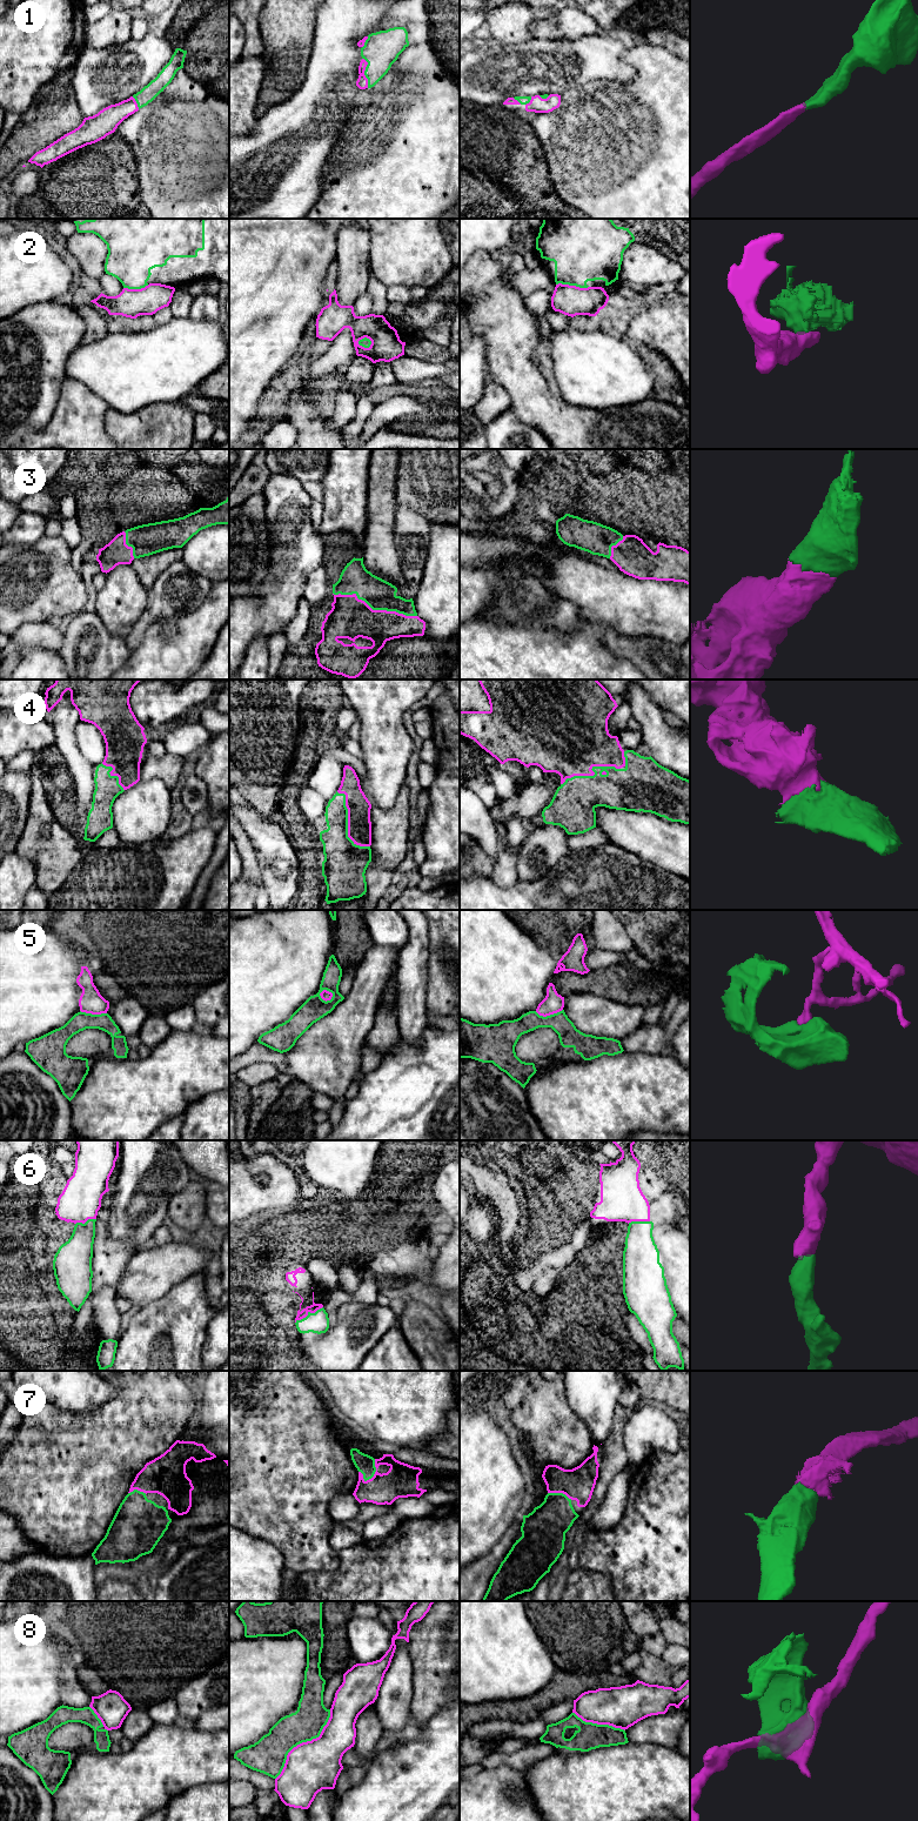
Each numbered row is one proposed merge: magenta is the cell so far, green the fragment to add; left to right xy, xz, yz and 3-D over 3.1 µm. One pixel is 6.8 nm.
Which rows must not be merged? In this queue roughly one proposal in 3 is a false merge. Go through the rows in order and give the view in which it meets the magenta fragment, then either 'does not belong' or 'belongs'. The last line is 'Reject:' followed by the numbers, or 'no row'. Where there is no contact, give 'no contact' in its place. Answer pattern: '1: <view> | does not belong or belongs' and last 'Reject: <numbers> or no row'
1: xz | belongs
2: yz | does not belong
3: xz | belongs
4: xz | belongs
5: xz | does not belong
6: xz | belongs
7: xz | belongs
8: xz | does not belong
Reject: 2, 5, 8

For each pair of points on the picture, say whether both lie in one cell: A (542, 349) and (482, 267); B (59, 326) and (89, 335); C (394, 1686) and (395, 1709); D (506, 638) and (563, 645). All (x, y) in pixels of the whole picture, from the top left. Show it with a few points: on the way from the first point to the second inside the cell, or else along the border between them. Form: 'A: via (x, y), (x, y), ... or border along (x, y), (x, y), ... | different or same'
A: border along (541, 341), (531, 353), (531, 361), (538, 370) | different
B: border along (75, 308), (85, 325), (81, 342) | different
C: via (390, 1692), (389, 1698), (393, 1704) | same
D: via (520, 645), (549, 645) | same

